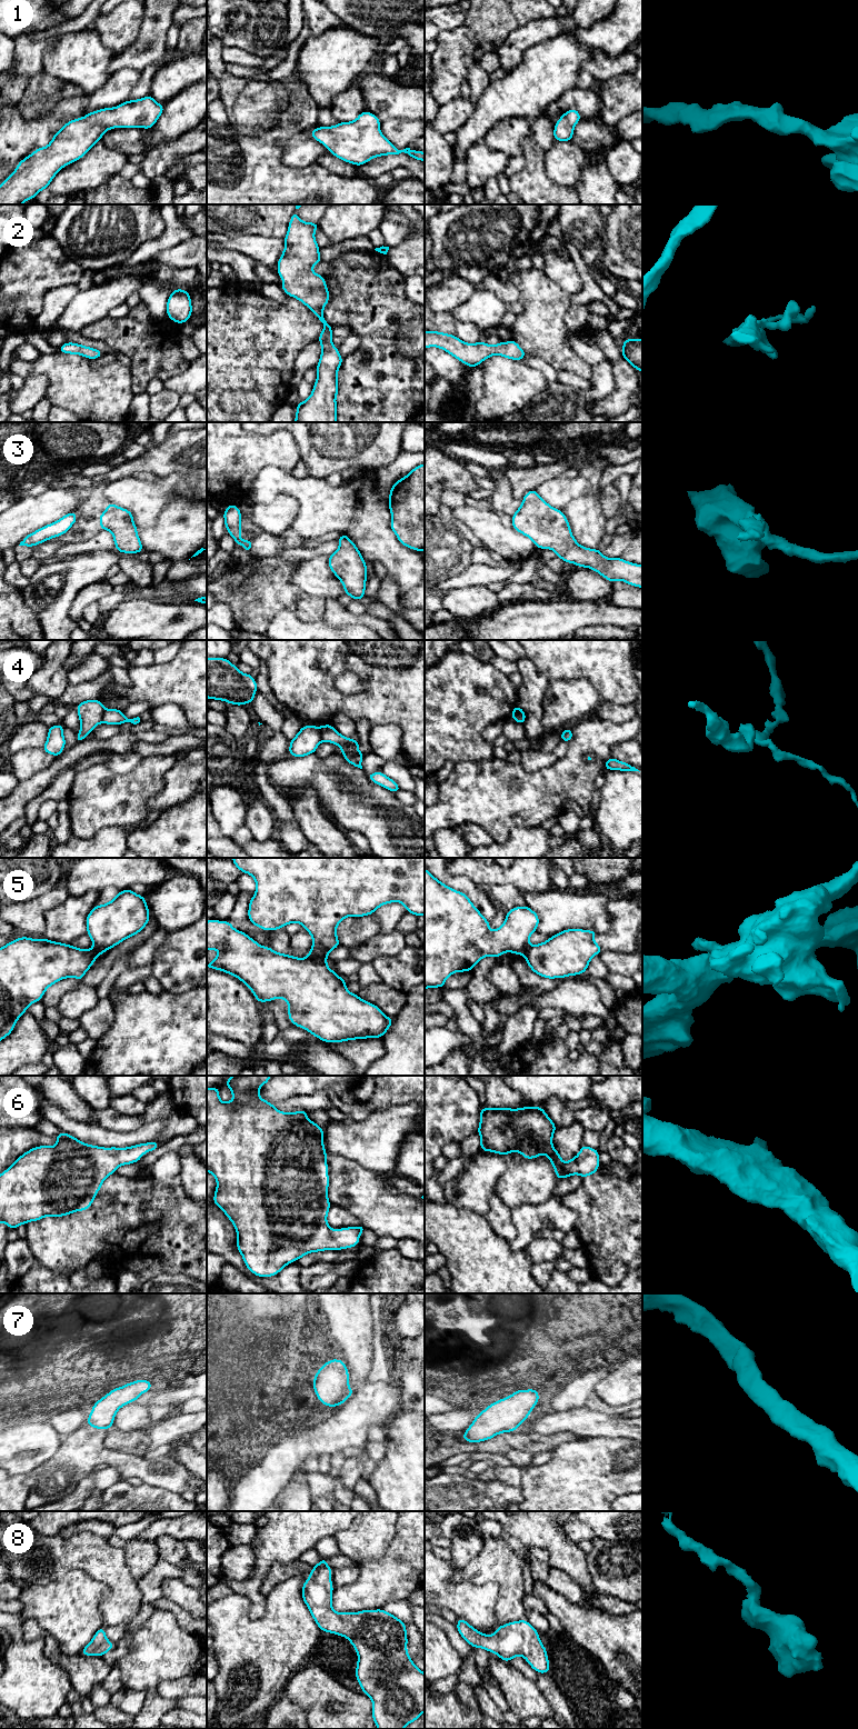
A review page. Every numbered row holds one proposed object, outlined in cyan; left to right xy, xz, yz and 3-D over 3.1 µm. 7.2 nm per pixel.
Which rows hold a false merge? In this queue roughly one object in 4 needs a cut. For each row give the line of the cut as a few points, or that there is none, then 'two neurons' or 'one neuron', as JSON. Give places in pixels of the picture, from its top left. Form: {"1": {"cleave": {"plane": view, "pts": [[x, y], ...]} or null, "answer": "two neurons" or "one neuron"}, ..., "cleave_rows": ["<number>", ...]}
{"1": {"cleave": null, "answer": "one neuron"}, "2": {"cleave": null, "answer": "one neuron"}, "3": {"cleave": null, "answer": "one neuron"}, "4": {"cleave": {"plane": "xz", "pts": [[319, 727], [322, 740]]}, "answer": "two neurons"}, "5": {"cleave": {"plane": "xz", "pts": [[308, 955], [326, 962]]}, "answer": "two neurons"}, "6": {"cleave": null, "answer": "one neuron"}, "7": {"cleave": null, "answer": "one neuron"}, "8": {"cleave": null, "answer": "one neuron"}, "cleave_rows": ["4", "5"]}

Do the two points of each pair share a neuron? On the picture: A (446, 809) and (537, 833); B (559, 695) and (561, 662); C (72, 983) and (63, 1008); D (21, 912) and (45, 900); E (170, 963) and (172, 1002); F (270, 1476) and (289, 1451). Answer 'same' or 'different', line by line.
A: different
B: different
C: different
D: same
E: different
F: same

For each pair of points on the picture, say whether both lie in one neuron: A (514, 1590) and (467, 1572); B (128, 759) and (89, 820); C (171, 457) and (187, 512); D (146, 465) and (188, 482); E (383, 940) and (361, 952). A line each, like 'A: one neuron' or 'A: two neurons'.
A: one neuron
B: two neurons
C: two neurons
D: one neuron
E: one neuron

